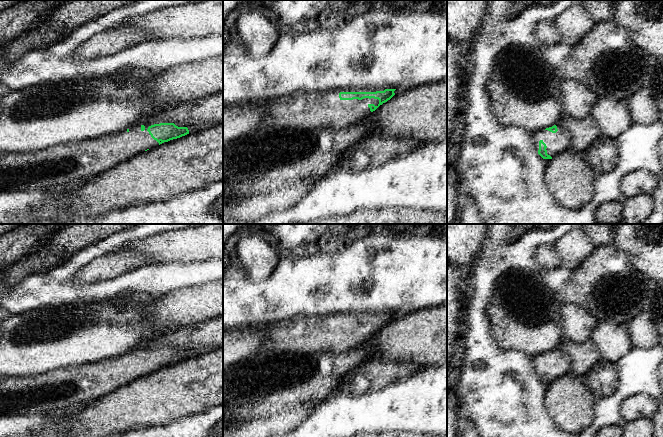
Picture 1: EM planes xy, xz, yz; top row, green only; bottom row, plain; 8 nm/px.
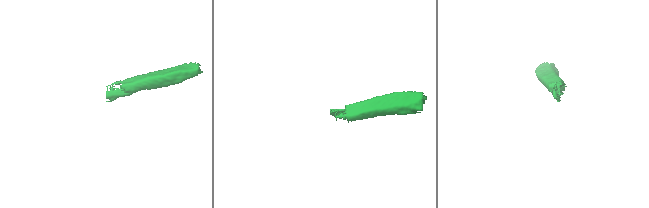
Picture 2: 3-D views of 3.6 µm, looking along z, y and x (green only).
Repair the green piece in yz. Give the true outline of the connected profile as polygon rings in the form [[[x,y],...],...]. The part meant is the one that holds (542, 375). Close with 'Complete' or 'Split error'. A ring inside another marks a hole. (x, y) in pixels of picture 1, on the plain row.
[[[556,348],[533,357],[533,367],[543,383],[552,383],[557,378],[569,373],[570,359],[564,351]]]. Split error

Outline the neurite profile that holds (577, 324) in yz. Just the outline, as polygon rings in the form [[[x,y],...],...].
[[[565,304],[561,309],[561,331],[565,341],[583,343],[591,339],[595,327],[592,313],[576,304]]]

